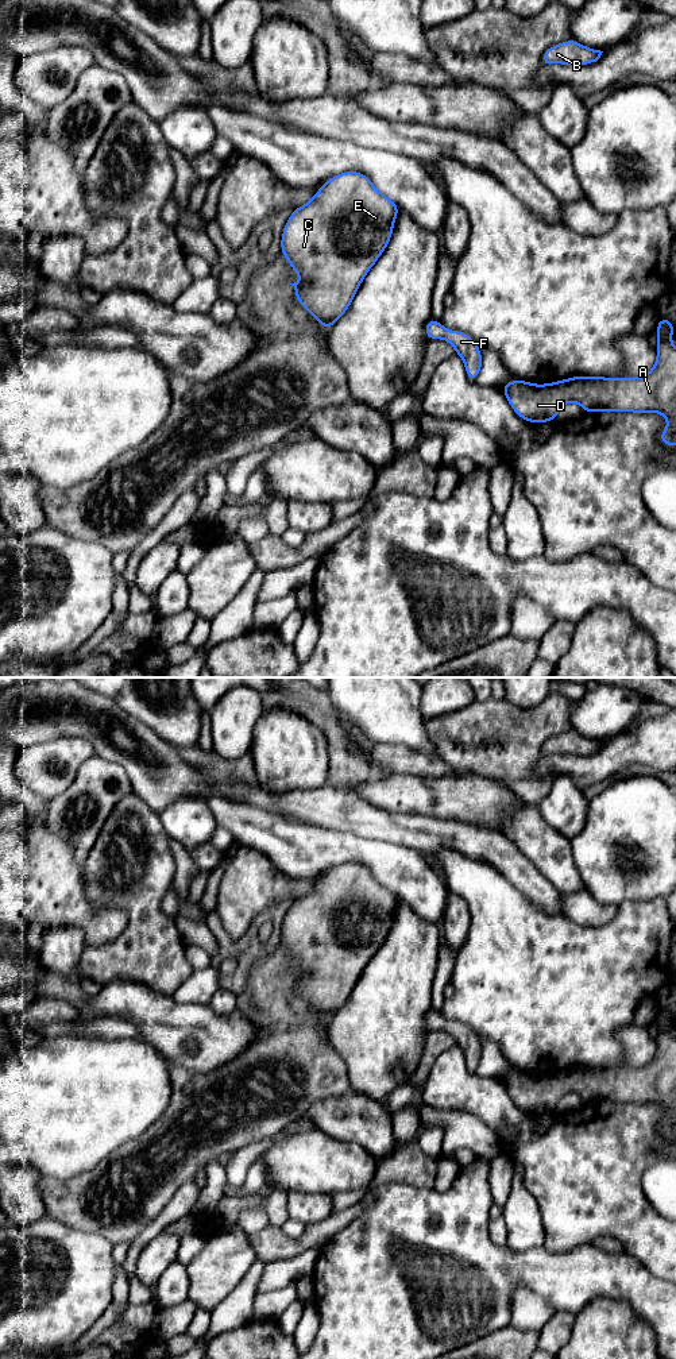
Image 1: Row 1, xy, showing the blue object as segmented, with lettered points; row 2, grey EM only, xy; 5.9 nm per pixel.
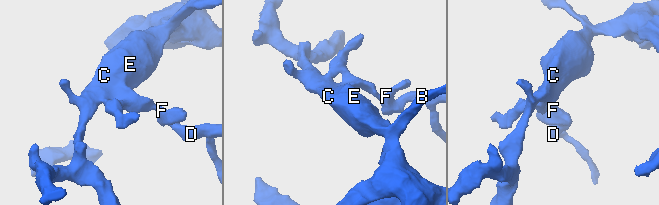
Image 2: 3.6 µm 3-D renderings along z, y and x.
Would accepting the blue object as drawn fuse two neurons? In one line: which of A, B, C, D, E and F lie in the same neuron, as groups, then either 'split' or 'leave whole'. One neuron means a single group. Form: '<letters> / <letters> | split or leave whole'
A B C D E F | leave whole

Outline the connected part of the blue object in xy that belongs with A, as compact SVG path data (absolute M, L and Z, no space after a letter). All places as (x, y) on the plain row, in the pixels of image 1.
M660 1008L657 1014L657 1051L653 1059L644 1067L604 1069L604 1067L572 1067L559 1073L534 1076L521 1070L510 1072L501 1080L513 1101L525 1112L540 1115L555 1112L557 1103L567 1093L579 1094L586 1105L590 1103L633 1103L661 1104L668 1111L668 1119L660 1124L664 1136L676 1136L676 1038L671 1032L675 1024L673 1014Z

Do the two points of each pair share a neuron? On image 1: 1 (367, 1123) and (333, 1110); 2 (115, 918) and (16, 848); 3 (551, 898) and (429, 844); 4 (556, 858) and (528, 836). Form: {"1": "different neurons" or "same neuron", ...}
{"1": "same neuron", "2": "same neuron", "3": "same neuron", "4": "same neuron"}

